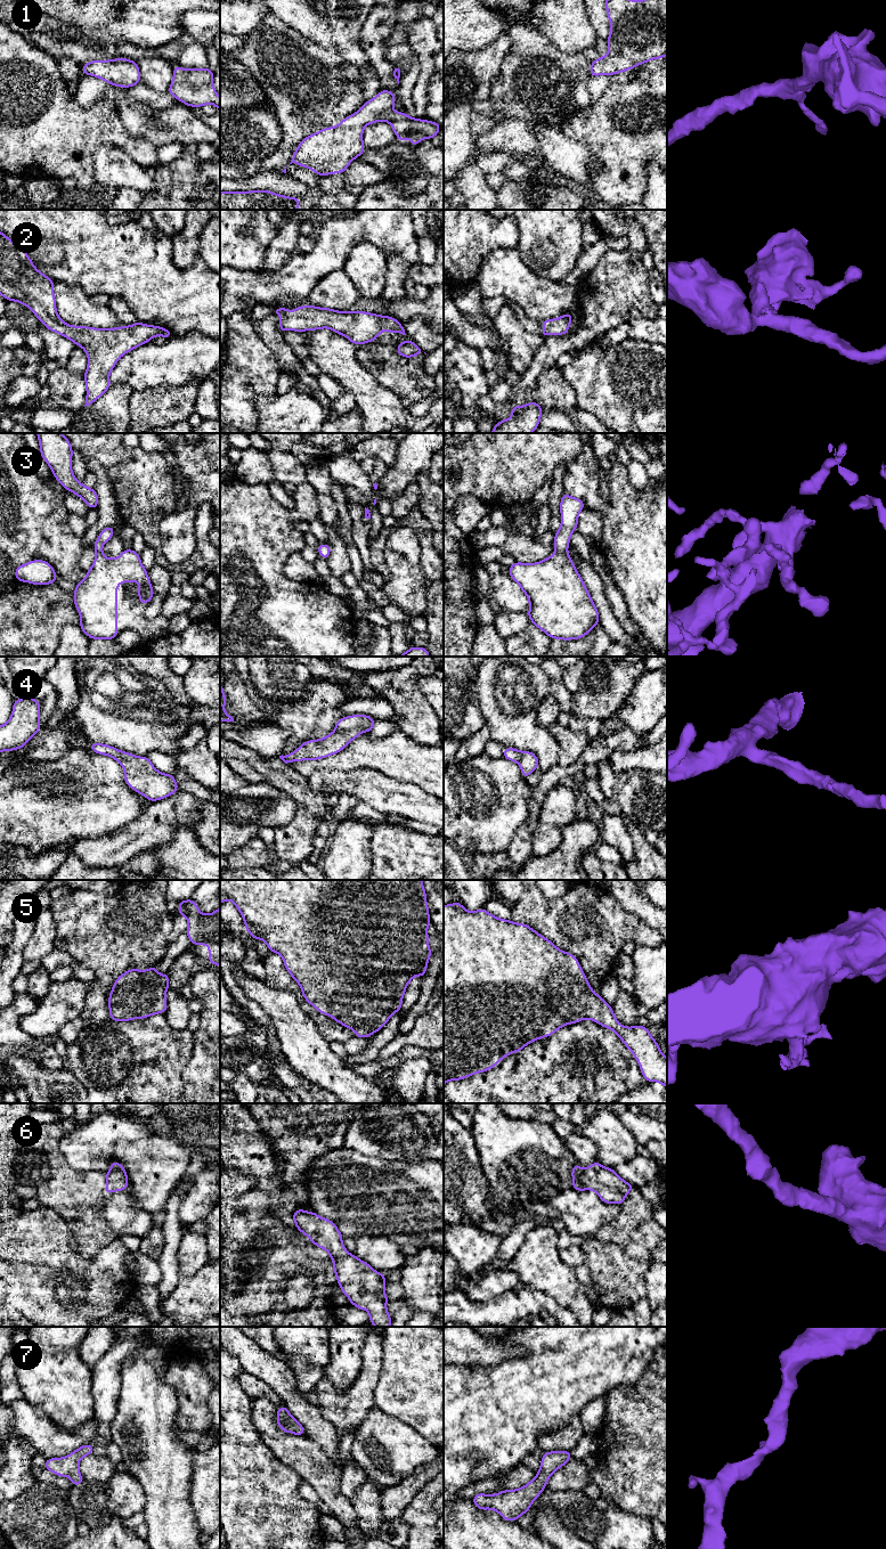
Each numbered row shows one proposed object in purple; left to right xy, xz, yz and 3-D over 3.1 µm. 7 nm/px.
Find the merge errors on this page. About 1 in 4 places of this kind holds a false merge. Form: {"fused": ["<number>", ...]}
{"fused": []}

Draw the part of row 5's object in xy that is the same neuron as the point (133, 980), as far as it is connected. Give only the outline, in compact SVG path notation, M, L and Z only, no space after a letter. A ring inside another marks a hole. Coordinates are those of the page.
M156 965L148 970L129 969L115 979L108 996L109 1019L129 1021L165 1013L169 975L160 975Z

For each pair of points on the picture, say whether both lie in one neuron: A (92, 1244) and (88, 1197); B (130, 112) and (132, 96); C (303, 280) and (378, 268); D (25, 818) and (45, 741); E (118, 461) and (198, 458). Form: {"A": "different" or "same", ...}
{"A": "same", "B": "different", "C": "different", "D": "different", "E": "different"}

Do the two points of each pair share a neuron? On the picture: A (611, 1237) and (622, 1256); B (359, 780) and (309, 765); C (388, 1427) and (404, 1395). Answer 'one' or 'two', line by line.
A: two
B: two
C: two

